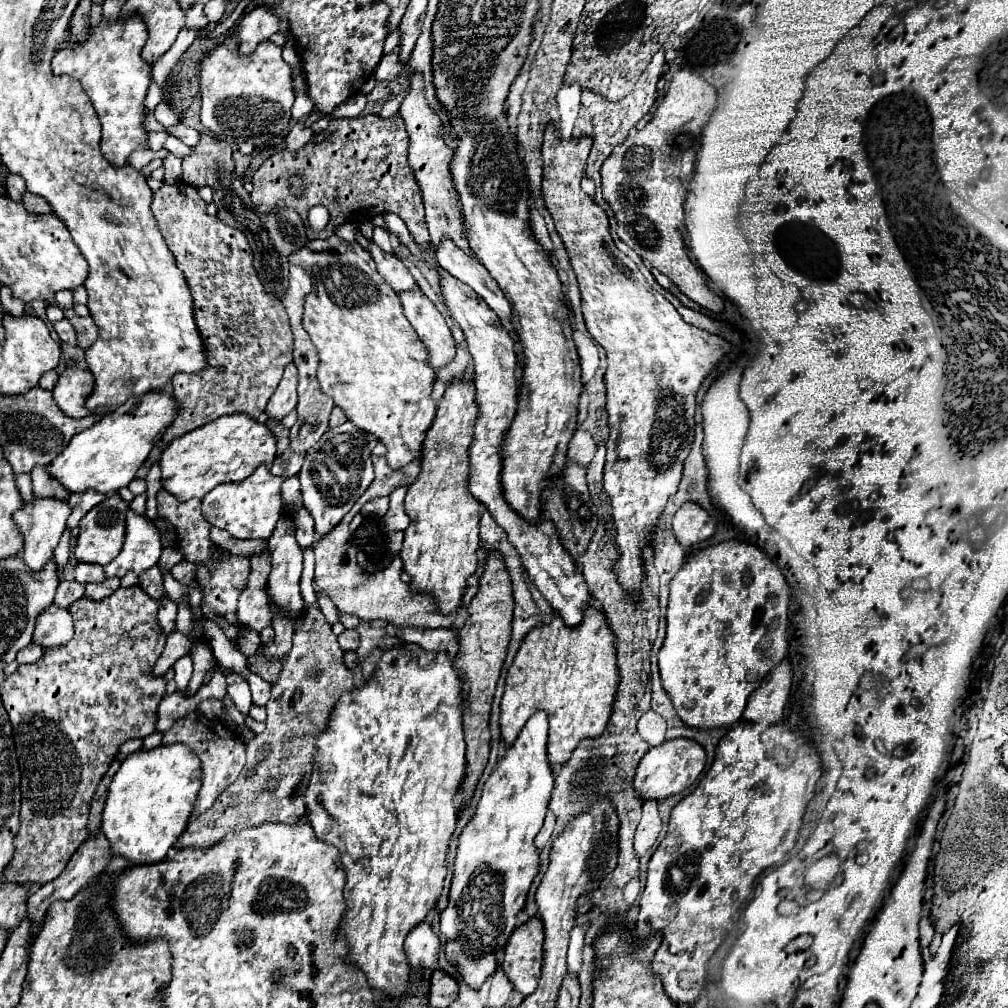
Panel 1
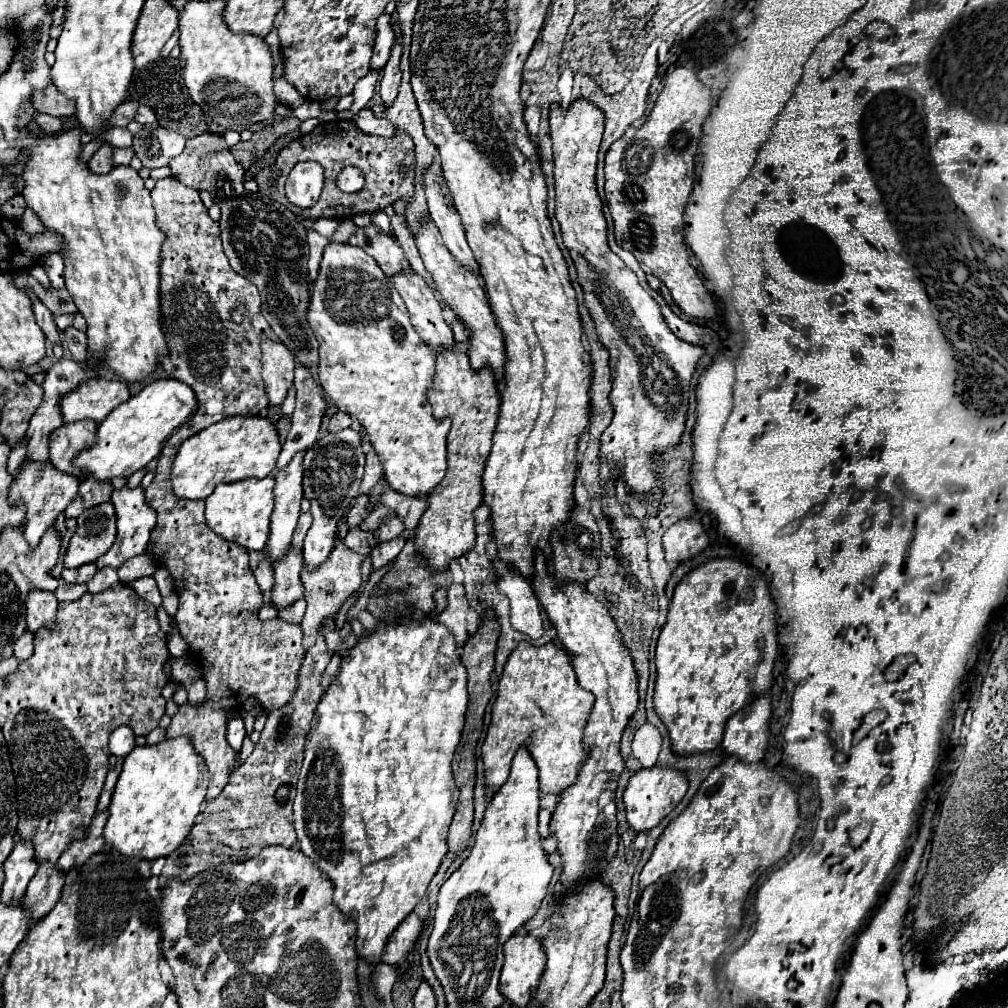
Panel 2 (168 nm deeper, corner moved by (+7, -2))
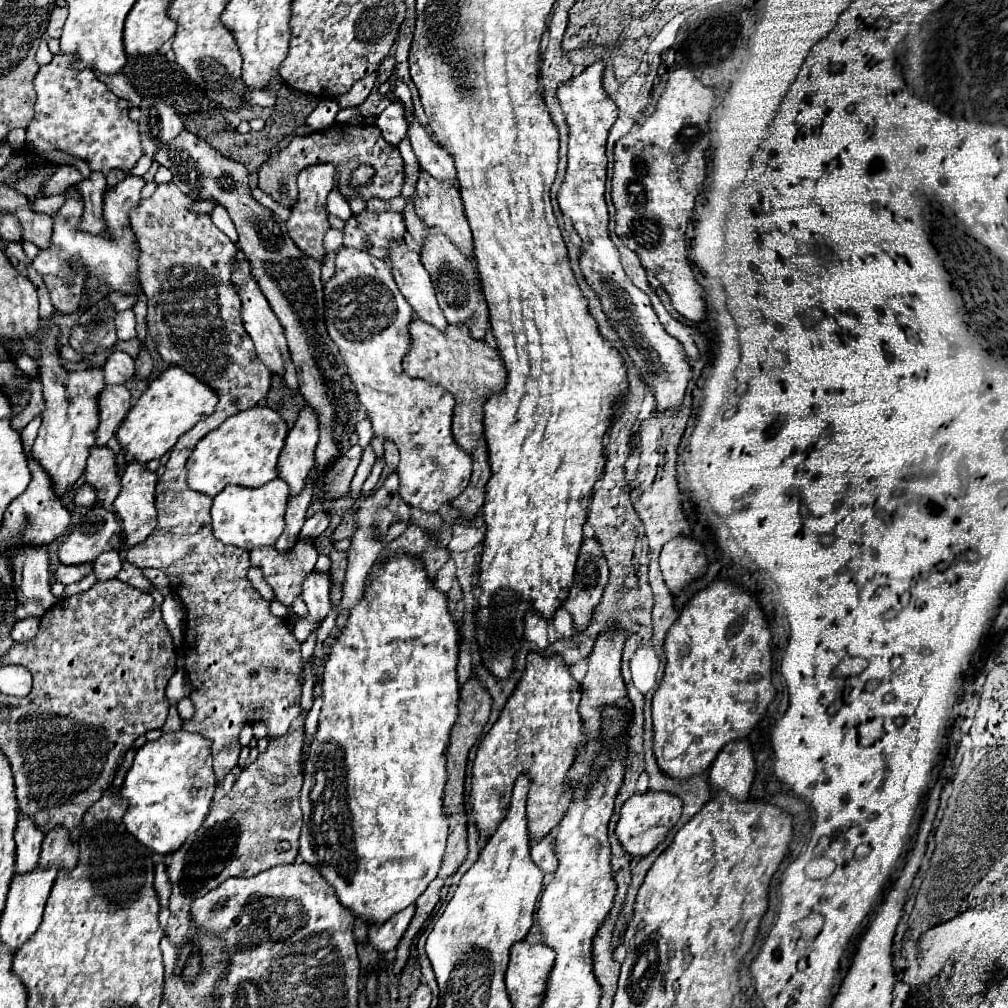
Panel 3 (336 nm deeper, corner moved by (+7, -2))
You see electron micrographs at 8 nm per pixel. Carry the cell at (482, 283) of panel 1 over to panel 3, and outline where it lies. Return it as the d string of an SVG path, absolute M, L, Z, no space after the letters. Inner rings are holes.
M406 114L406 120L410 122L408 136L410 136L410 142L412 142L414 154L418 158L420 170L428 172L438 182L446 182L446 180L456 182L454 158L450 158L450 154L446 154L446 150L442 150L434 142L434 138L418 124L414 114Z

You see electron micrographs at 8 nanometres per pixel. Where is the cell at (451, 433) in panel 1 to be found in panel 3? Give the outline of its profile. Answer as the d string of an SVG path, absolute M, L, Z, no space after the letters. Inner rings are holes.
M412 320L412 348L406 354L402 366L406 374L414 378L444 386L456 400L452 434L456 444L472 458L472 478L466 490L454 498L450 506L460 510L462 520L470 522L484 504L484 486L492 474L488 464L488 444L484 438L484 404L492 394L506 386L506 368L502 358L498 350L490 348L484 340L472 338L466 326L448 326L446 332L438 332L434 326L422 320Z

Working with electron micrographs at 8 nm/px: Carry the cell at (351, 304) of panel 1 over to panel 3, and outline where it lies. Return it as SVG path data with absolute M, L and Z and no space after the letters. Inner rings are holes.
M340 248L336 254L336 274L324 286L324 320L330 338L334 340L340 350L340 356L346 362L354 392L358 394L360 404L368 412L374 436L392 440L400 450L400 464L396 472L400 476L398 492L402 500L410 506L414 504L414 508L436 512L442 504L448 504L468 486L472 474L472 460L464 450L454 444L452 438L450 426L454 398L446 394L442 386L432 386L430 382L410 378L402 368L402 358L412 346L410 322L414 320L414 310L396 288L390 266L384 260L378 260L362 250ZM444 396L446 404L440 404Z

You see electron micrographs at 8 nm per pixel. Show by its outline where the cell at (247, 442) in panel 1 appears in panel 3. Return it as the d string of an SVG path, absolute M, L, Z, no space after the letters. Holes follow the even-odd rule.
M254 406L246 412L238 412L222 422L216 430L206 434L186 462L186 484L190 490L206 496L216 496L224 486L262 486L278 476L276 464L284 448L288 428L286 422L272 408Z

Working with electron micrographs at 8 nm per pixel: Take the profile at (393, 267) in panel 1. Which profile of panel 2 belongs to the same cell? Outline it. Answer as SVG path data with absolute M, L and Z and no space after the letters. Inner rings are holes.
M376 224L358 228L348 242L374 256L386 276L398 274L408 264L404 250L398 246L396 236L392 232L382 232Z

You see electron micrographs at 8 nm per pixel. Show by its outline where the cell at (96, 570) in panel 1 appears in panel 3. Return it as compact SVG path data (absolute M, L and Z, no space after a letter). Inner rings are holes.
M92 564L86 566L58 566L56 568L56 580L62 582L64 586L82 580L84 576L88 576L92 572Z

